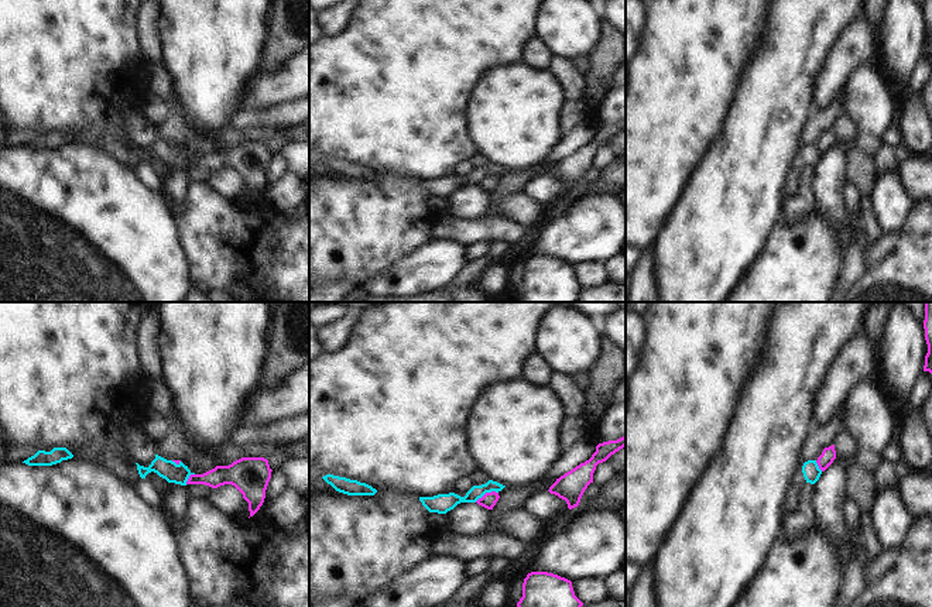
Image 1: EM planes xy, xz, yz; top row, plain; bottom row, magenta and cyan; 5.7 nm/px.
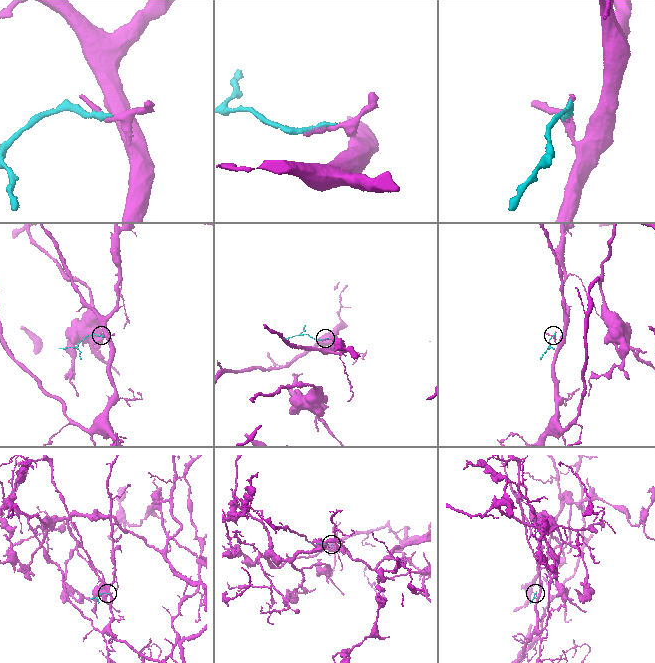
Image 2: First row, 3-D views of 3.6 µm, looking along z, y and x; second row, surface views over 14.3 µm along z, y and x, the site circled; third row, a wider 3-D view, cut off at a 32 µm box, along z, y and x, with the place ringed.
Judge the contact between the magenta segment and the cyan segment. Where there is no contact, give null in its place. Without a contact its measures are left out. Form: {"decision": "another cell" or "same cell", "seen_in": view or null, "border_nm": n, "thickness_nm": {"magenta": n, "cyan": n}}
{"decision": "another cell", "seen_in": "xz", "border_nm": 150, "thickness_nm": {"magenta": 90, "cyan": 110}}

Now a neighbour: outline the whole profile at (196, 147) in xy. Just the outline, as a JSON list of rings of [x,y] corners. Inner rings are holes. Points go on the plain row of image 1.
[[[189,137],[181,145],[191,154],[191,157],[195,158],[203,158],[222,148],[219,143],[215,143],[213,140],[203,140],[199,137]]]

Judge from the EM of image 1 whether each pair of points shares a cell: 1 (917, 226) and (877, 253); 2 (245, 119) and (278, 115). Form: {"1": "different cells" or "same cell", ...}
{"1": "different cells", "2": "same cell"}

